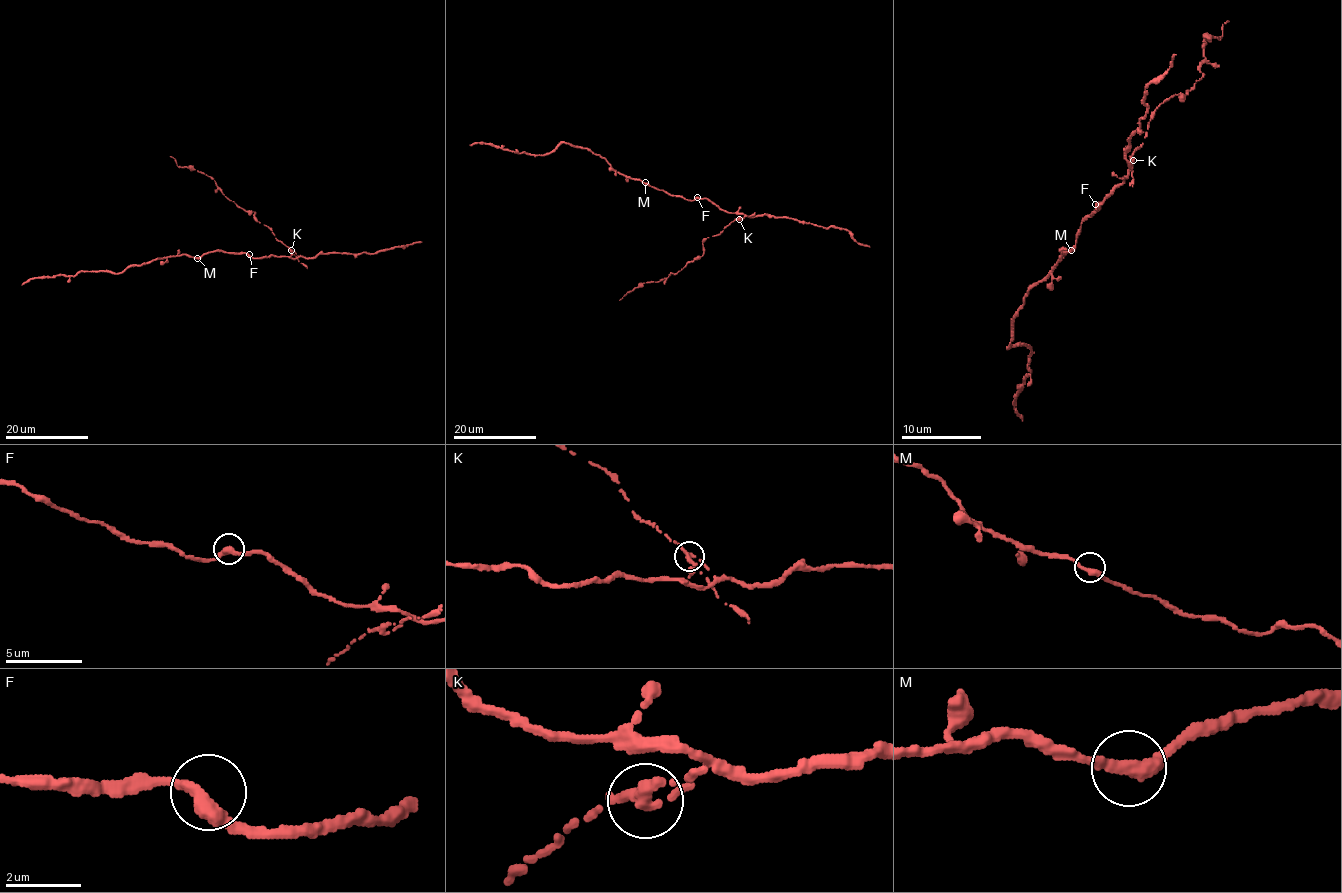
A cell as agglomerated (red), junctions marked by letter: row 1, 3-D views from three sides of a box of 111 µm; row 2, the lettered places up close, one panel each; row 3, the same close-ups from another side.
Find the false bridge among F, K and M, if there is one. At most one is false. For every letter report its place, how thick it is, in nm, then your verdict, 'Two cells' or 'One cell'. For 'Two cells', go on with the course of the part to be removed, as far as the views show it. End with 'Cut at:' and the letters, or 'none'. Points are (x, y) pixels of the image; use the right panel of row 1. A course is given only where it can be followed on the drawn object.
F: Place: (1095, 204). Thickness 360 nm. One cell
K: Place: (1133, 160). Thickness 340 nm. Two cells. Course of the part to remove: (1133, 160), (1157, 107), (1177, 94), (1181, 98), (1202, 77), (1203, 39), (1220, 38), (1228, 22)
M: Place: (1071, 250). Thickness 340 nm. One cell
Cut at: K

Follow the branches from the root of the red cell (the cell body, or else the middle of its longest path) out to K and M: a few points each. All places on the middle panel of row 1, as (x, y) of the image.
K: (696, 198), (707, 198), (728, 212), (743, 214), (744, 218), (739, 220)
M: (696, 198), (686, 200), (669, 195), (645, 182)

